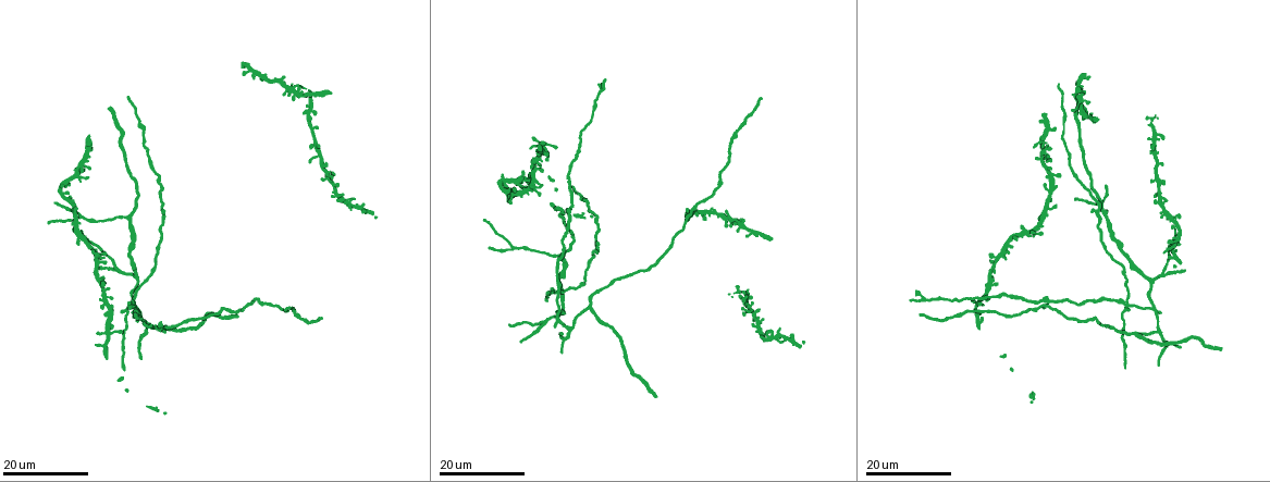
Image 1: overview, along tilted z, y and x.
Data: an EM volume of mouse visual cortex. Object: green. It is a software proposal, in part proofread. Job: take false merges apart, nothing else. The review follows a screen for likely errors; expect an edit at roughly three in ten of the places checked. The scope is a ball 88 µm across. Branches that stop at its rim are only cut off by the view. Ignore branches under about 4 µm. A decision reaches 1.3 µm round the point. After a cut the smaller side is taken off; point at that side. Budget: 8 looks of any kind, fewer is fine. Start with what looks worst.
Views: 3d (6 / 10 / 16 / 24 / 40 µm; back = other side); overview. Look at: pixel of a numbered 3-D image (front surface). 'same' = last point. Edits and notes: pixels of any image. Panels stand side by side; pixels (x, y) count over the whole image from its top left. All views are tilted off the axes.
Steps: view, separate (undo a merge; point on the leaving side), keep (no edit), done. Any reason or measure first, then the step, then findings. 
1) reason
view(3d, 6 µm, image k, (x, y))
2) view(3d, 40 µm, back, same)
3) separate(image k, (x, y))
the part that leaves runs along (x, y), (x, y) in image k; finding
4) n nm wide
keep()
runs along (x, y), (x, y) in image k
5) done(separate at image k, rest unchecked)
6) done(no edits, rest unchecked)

three-way junction
view(3d, 24 µm, image 1, (127, 216))

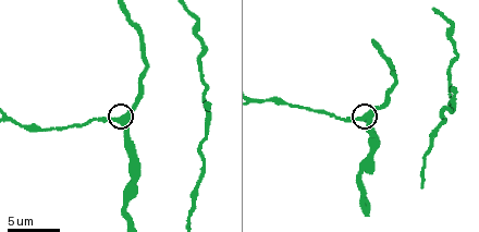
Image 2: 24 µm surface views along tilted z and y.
zoom in
view(3d, 10 µm, image 2, (118, 121))

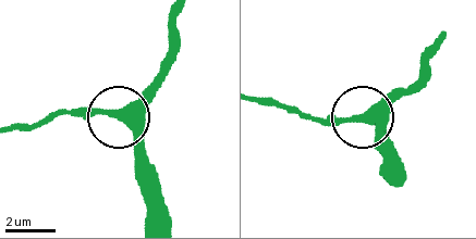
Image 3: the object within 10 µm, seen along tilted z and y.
3 arms
keep()
one cell here

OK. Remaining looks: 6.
four arms meet
view(3d, 24 µm, image 1, (560, 319))

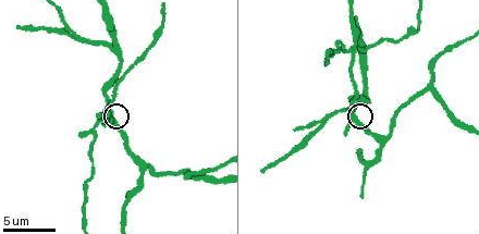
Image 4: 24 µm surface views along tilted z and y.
view(3d, 6 µm, image 4, (353, 118))

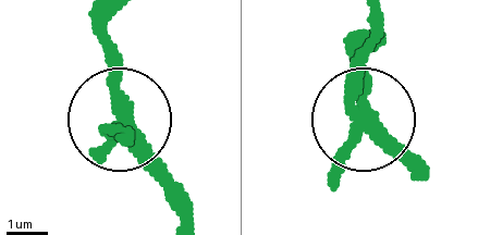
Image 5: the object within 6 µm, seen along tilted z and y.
4 arms
separate(image 5, (119, 126))
the part that leaves runs along (358, 113), (369, 23) in image 5; two cells meet here

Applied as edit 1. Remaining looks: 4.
view(overview)

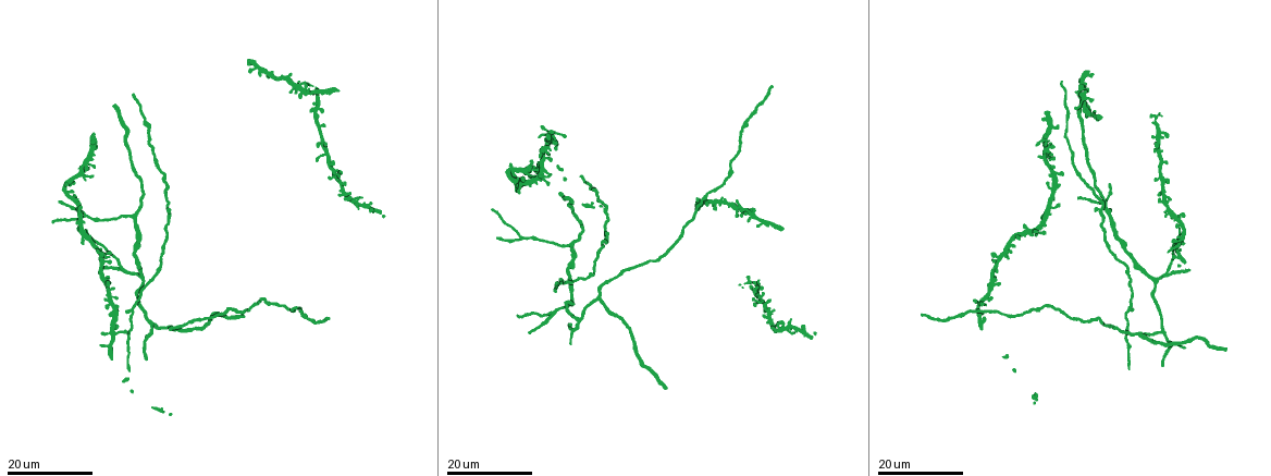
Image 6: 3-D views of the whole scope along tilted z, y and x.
view(3d, 24 µm, image 6, (1156, 282))

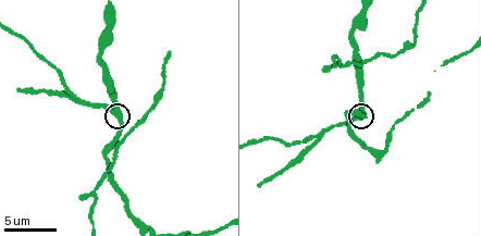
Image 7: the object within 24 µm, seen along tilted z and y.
view(3d, 6 µm, image 7, (120, 118))

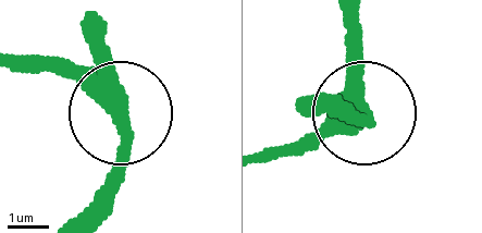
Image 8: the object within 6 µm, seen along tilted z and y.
view(3d, 6 µm, back, image 8, (120, 116))

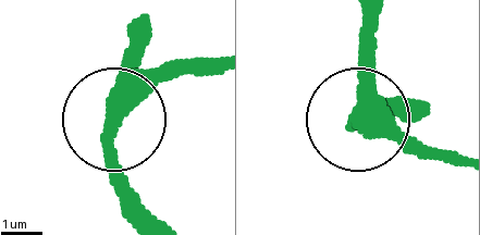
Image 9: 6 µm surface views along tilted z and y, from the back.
keep()
all the same cell

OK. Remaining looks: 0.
done(separate at image 5, rest unchecked)

